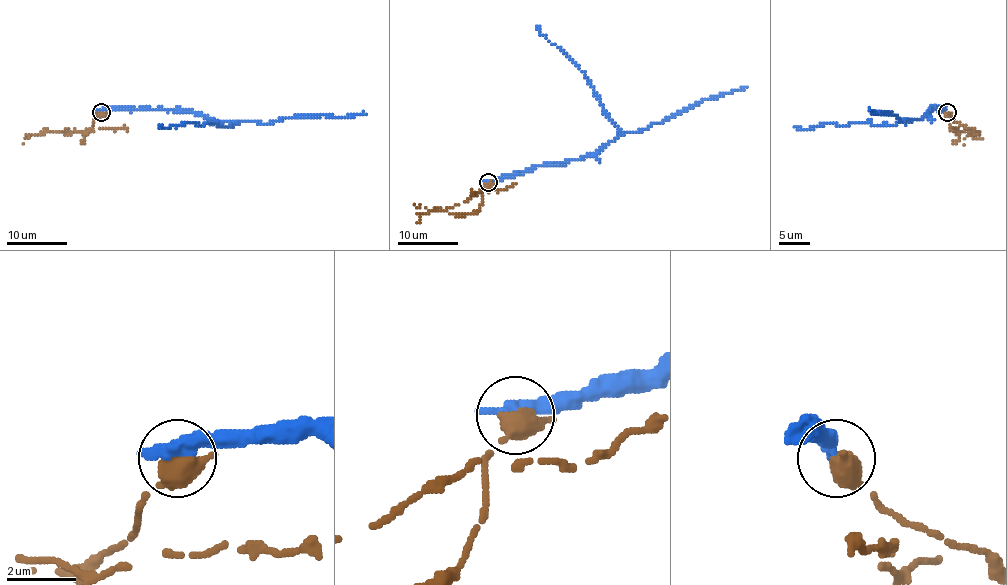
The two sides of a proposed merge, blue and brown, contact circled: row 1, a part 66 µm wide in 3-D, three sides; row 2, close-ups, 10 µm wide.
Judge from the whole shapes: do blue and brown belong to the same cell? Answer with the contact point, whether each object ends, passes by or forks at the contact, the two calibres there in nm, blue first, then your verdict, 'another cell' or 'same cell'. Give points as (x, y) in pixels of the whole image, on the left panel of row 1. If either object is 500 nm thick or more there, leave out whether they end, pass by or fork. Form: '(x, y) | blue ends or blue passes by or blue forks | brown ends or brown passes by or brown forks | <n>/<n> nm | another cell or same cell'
(101, 112) | 500/600 nm | another cell

